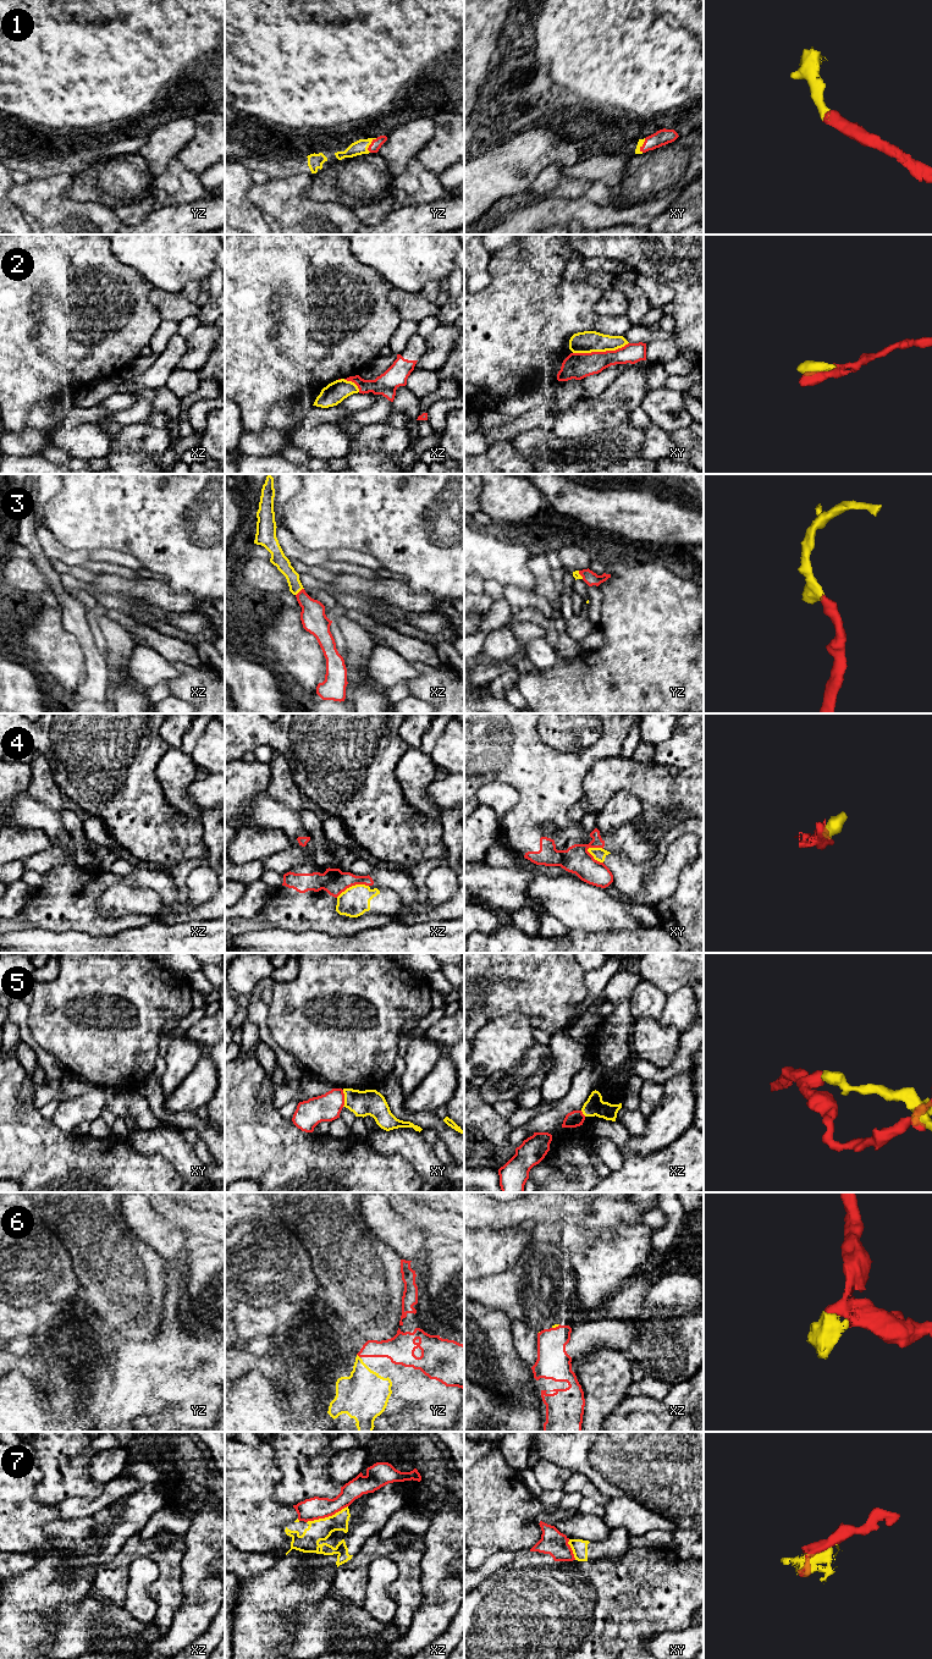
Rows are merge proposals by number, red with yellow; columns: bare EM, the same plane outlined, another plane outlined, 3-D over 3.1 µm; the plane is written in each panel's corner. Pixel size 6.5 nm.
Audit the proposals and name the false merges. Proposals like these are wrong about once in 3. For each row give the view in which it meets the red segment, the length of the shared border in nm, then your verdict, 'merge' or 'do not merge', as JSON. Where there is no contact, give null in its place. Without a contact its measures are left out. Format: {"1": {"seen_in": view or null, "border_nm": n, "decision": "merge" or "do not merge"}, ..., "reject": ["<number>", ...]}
{"1": {"seen_in": "yz", "border_nm": 110, "decision": "merge"}, "2": {"seen_in": "xy", "border_nm": 380, "decision": "merge"}, "3": {"seen_in": "xz", "border_nm": 80, "decision": "merge"}, "4": {"seen_in": "xy", "border_nm": 140, "decision": "do not merge"}, "5": {"seen_in": "xy", "border_nm": 110, "decision": "do not merge"}, "6": {"seen_in": "yz", "border_nm": 40, "decision": "merge"}, "7": {"seen_in": "xz", "border_nm": 300, "decision": "do not merge"}, "reject": ["4", "5", "7"]}

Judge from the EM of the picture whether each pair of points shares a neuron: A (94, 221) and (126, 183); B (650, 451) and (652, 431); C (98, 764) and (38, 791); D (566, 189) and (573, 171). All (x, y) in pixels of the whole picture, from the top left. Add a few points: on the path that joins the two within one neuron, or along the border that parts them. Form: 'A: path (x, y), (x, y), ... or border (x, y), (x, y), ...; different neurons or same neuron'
A: border (78, 200), (92, 200), (112, 209); different neurons
B: path (652, 446), (652, 436); same neuron
C: border (44, 756), (50, 766), (53, 780), (62, 794); different neurons
D: border (562, 169), (567, 176), (586, 178), (593, 182); different neurons

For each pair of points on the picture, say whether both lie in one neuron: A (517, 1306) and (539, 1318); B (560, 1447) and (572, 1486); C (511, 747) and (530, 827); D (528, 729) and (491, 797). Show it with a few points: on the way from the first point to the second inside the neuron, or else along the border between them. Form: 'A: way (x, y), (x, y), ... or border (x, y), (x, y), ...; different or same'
A: way (522, 1306), (527, 1306), (534, 1313); same
B: border (572, 1472), (579, 1472), (585, 1476); different
C: way (525, 766), (530, 771), (530, 808); same
D: border (476, 792), (505, 782), (519, 800); different

